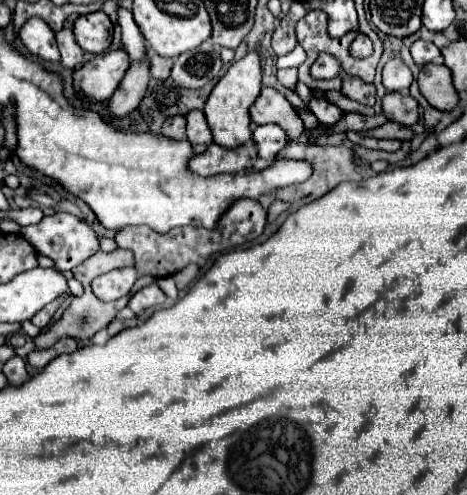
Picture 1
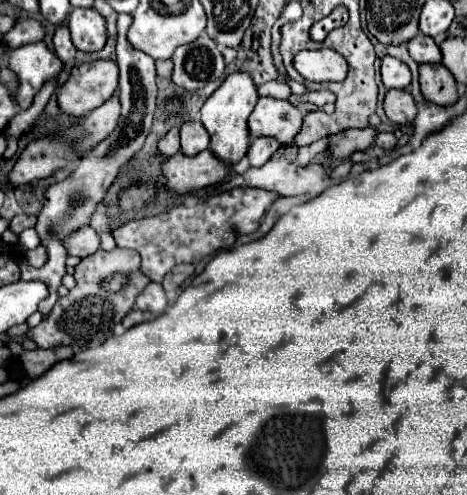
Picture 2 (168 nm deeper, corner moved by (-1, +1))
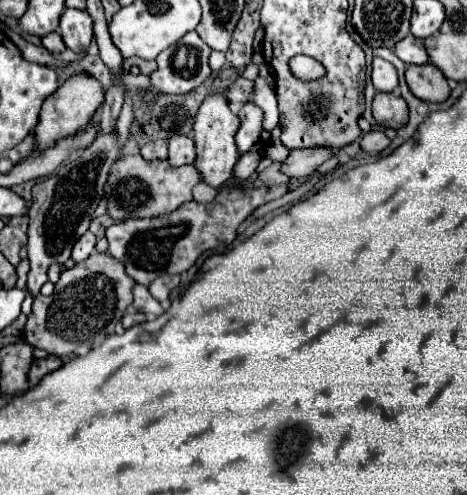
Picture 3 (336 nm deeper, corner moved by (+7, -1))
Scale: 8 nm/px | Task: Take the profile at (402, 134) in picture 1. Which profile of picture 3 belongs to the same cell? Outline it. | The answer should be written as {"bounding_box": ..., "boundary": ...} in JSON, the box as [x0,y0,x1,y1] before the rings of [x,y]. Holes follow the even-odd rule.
{"bounding_box":[282,148,336,176],"boundary":[[[298,148],[292,150],[290,156],[282,164],[282,172],[288,176],[312,176],[318,166],[322,166],[328,158],[332,158],[336,150],[332,148]]]}

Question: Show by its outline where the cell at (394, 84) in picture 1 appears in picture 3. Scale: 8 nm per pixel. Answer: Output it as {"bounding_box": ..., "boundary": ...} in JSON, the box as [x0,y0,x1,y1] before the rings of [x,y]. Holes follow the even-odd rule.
{"bounding_box":[372,58,398,92],"boundary":[[[374,58],[374,64],[372,64],[372,82],[374,82],[374,88],[378,92],[392,92],[398,86],[396,68],[390,62],[382,60],[382,58]]]}

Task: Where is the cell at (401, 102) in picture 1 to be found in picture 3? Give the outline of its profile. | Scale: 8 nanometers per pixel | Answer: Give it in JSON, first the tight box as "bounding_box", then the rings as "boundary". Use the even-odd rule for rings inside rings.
{"bounding_box":[372,92,408,128],"boundary":[[[378,92],[372,102],[374,120],[386,128],[402,128],[408,122],[408,104],[398,94]]]}

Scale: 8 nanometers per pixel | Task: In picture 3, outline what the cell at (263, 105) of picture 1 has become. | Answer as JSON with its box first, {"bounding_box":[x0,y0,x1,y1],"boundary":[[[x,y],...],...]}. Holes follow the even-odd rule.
{"bounding_box":[236,102,270,152],"boundary":[[[246,102],[240,112],[240,128],[236,132],[236,146],[240,152],[260,150],[270,142],[270,132],[262,128],[264,112],[254,102]]]}

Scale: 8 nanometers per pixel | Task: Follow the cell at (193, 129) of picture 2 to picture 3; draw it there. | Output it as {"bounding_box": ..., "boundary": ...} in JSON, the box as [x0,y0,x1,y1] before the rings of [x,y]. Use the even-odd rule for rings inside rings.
{"bounding_box":[168,134,196,166],"boundary":[[[174,134],[168,140],[168,162],[172,166],[184,166],[184,164],[192,164],[196,158],[194,152],[194,140],[184,136],[184,134]]]}

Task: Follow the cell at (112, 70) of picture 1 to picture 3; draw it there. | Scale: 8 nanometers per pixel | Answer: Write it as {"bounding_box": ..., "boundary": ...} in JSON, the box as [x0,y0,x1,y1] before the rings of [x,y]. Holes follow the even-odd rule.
{"bounding_box":[36,74,104,148],"boundary":[[[88,74],[70,76],[42,104],[40,120],[36,124],[36,148],[48,148],[56,140],[60,140],[60,136],[72,136],[72,132],[84,128],[102,102],[104,102],[104,90],[102,90],[102,84],[96,78],[92,78]]]}

